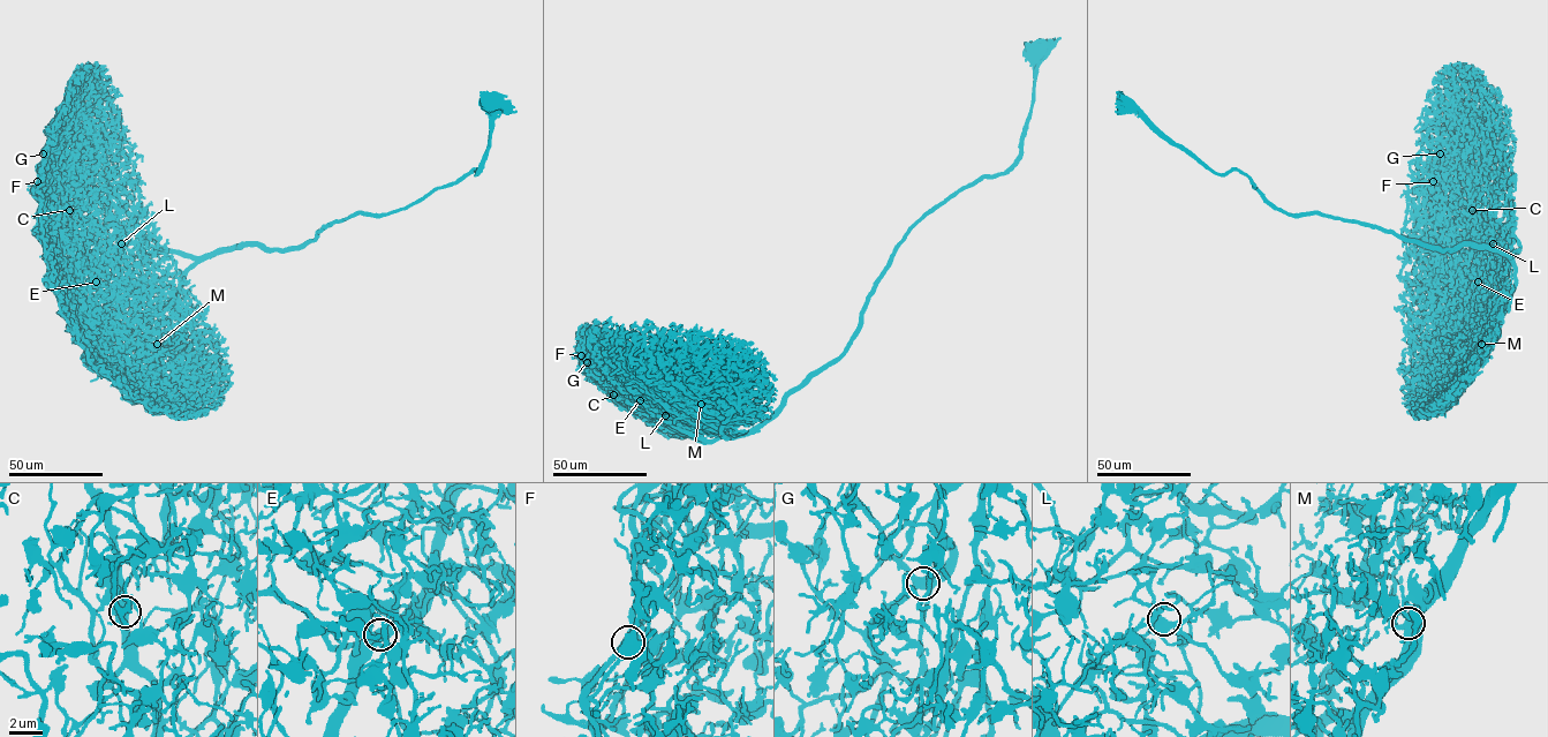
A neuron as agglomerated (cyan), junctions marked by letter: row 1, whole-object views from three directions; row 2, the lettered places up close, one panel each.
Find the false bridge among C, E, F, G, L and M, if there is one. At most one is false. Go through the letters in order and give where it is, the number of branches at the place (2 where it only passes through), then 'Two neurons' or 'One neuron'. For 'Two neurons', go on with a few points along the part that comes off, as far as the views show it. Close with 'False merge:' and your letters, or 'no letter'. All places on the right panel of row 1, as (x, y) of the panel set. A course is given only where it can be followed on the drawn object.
C: Place: (1472, 210). Branches: 4. One neuron
E: Place: (1478, 281). Branches: 4. One neuron
F: Place: (1433, 181). Branches: 4. One neuron
G: Place: (1440, 153). Branches: 4. One neuron
L: Place: (1493, 243). Branches: 4. One neuron
M: Place: (1481, 344). Branches: 4. One neuron
False merge: no letter

